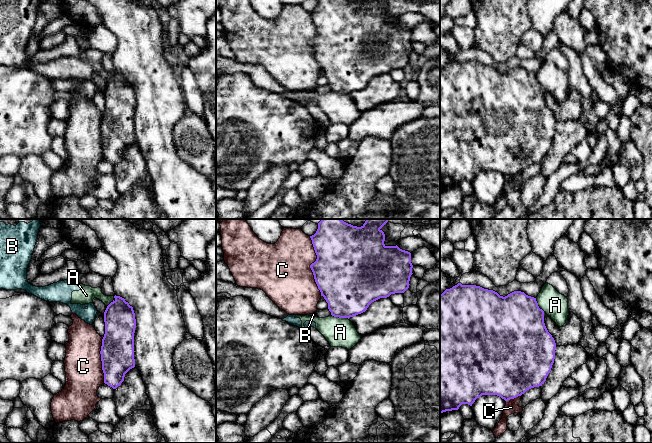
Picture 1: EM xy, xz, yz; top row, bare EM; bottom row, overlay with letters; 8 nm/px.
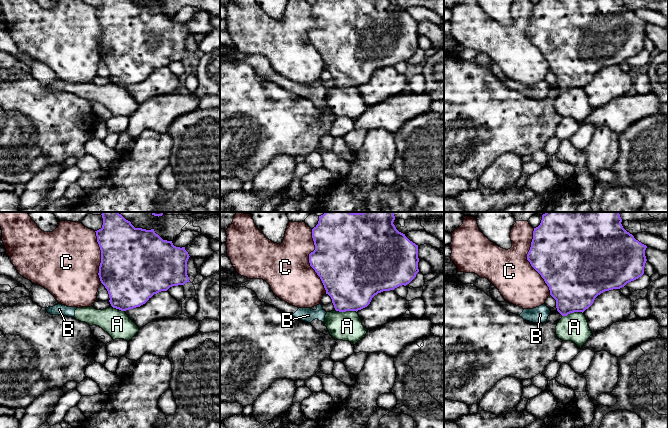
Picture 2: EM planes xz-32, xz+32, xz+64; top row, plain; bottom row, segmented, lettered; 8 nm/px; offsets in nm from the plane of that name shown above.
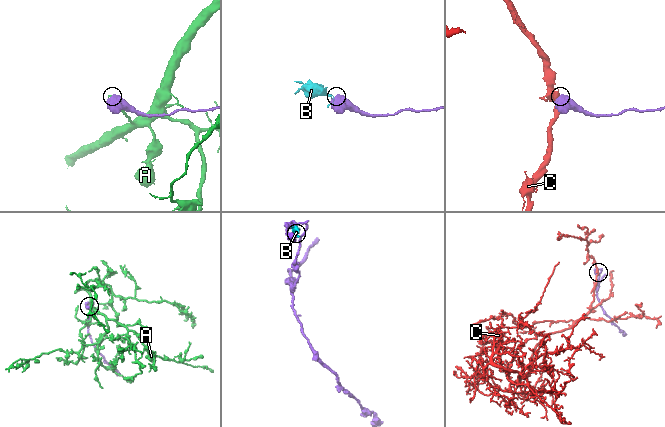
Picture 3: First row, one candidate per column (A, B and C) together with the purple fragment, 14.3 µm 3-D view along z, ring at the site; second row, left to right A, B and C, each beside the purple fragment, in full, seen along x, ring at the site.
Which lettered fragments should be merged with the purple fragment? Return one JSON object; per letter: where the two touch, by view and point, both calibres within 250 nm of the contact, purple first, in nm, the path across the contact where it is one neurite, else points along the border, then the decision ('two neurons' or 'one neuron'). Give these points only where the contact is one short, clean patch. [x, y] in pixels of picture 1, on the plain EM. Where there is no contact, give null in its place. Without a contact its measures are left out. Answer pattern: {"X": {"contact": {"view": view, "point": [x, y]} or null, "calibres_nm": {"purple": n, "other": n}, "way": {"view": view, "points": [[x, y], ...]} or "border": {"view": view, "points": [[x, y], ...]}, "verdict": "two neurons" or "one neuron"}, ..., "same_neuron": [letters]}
{"A": {"contact": {"view": "xz", "point": [340, 93]}, "calibres_nm": {"purple": 420, "other": 240}, "border": {"view": "xz", "points": [[331, 90], [348, 95]]}, "verdict": "two neurons"}, "B": {"contact": {"view": "xy", "point": [115, 75]}, "calibres_nm": {"purple": 260, "other": 20}, "border": {"view": "xy", "points": [[114, 73], [114, 77]]}, "verdict": "two neurons"}, "C": {"contact": {"view": "xz", "point": [310, 42]}, "calibres_nm": {"purple": 440, "other": 460}, "verdict": "two neurons"}, "same_neuron": []}

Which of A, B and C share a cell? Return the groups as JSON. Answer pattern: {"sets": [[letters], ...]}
{"sets": [["A", "B"], ["C"]]}

